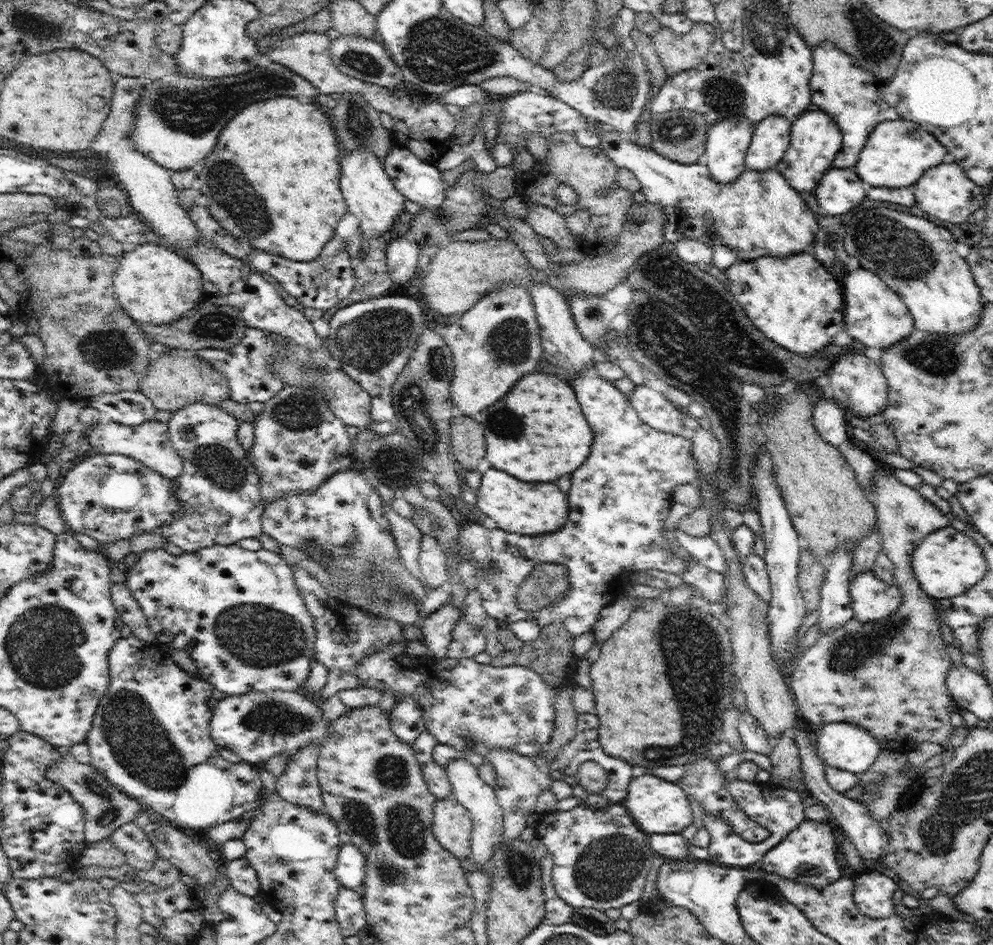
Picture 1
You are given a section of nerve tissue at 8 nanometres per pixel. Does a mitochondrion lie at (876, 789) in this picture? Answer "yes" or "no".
yes

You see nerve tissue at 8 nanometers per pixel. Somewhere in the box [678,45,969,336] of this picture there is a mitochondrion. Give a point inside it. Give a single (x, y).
(902, 252)

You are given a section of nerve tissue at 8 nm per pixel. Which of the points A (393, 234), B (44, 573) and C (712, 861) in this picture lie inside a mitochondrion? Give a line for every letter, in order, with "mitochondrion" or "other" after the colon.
A: other
B: other
C: other

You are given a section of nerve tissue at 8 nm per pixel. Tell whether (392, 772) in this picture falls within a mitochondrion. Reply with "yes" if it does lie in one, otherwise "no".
yes

